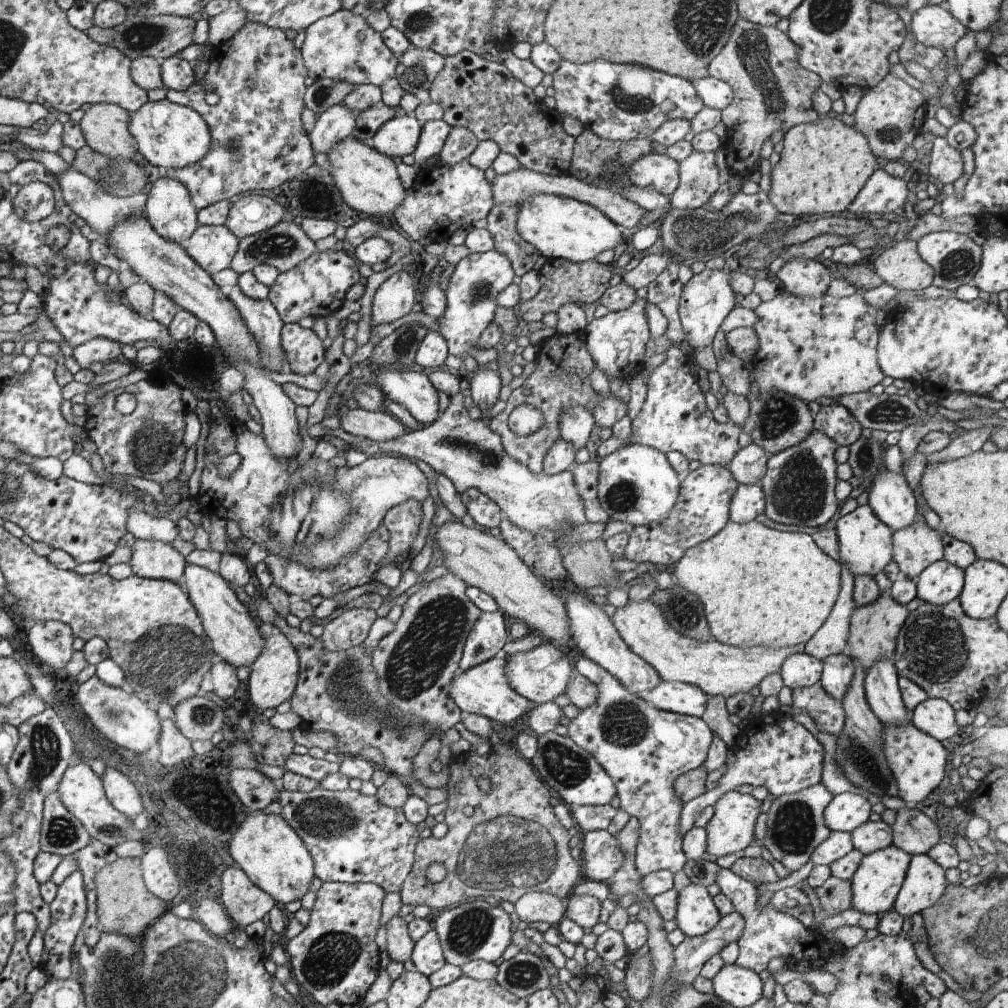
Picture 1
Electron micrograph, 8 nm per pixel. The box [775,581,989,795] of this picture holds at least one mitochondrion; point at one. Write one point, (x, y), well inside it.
(933, 646)

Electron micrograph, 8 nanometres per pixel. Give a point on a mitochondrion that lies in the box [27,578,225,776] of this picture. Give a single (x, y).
(165, 649)

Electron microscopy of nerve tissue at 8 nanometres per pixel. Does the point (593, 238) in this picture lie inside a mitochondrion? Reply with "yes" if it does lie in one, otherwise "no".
no

